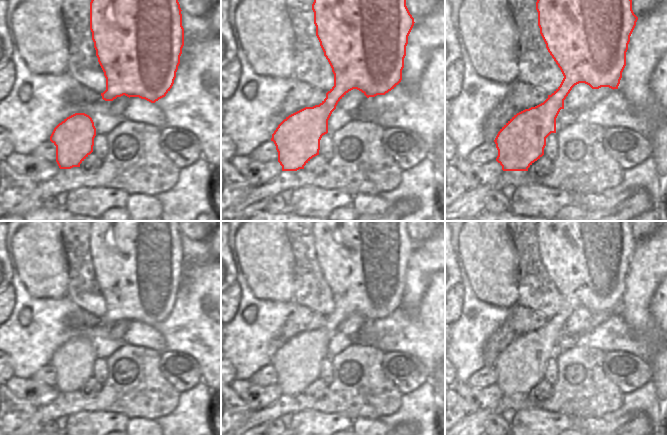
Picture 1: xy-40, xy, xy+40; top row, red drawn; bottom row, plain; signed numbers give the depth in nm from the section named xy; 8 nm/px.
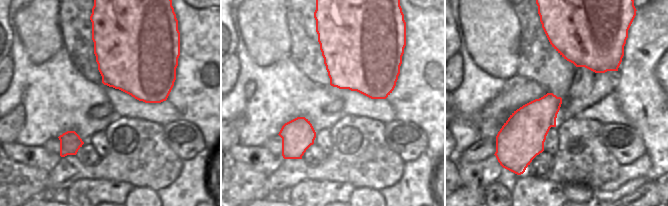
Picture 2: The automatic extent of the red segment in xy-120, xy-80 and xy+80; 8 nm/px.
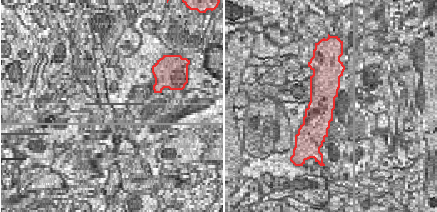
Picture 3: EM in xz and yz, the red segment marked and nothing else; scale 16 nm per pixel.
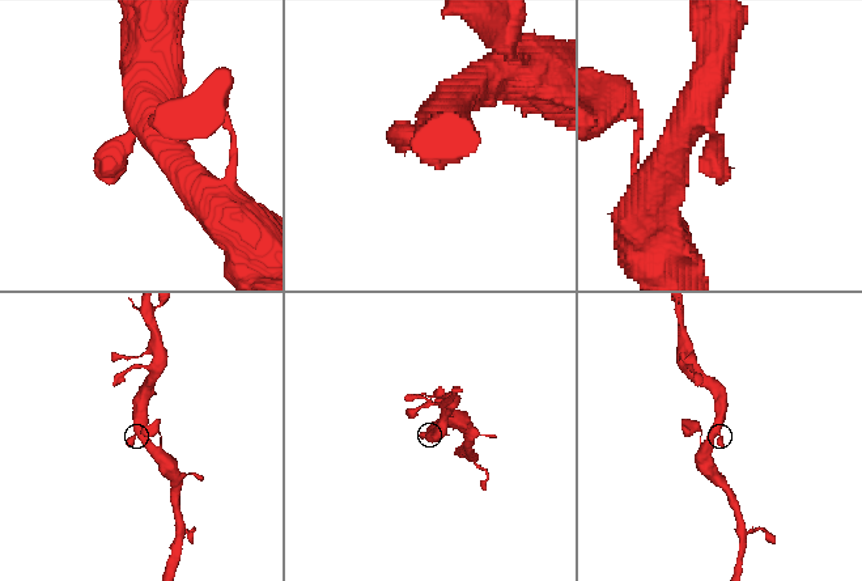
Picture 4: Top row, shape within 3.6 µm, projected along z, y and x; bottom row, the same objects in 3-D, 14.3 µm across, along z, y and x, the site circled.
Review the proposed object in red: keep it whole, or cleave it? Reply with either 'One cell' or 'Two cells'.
One cell.

